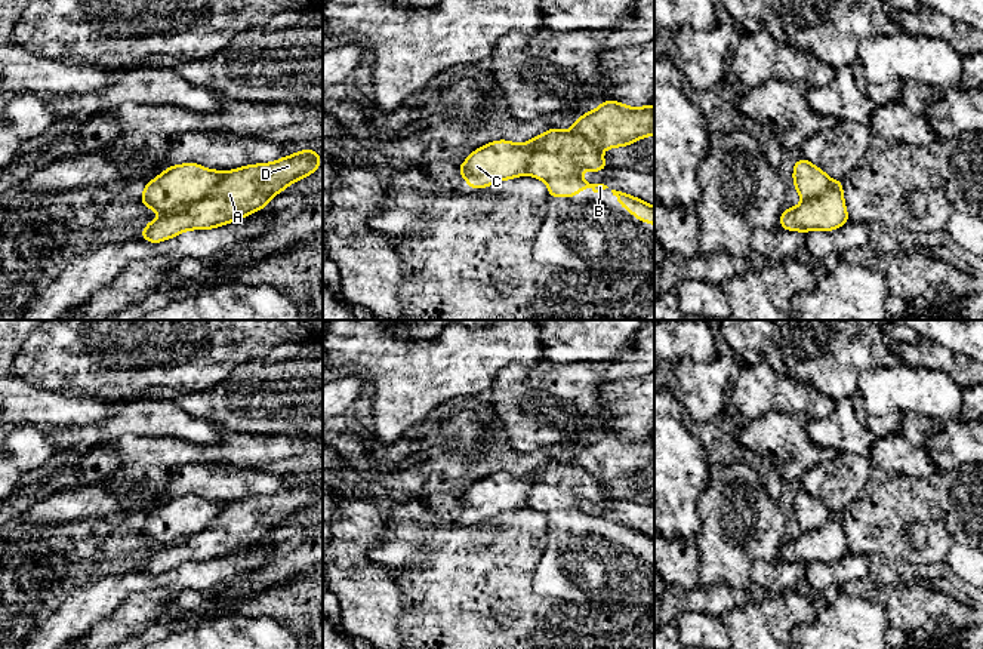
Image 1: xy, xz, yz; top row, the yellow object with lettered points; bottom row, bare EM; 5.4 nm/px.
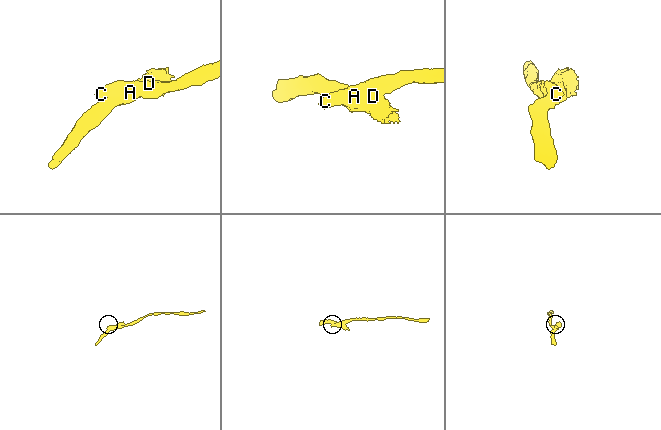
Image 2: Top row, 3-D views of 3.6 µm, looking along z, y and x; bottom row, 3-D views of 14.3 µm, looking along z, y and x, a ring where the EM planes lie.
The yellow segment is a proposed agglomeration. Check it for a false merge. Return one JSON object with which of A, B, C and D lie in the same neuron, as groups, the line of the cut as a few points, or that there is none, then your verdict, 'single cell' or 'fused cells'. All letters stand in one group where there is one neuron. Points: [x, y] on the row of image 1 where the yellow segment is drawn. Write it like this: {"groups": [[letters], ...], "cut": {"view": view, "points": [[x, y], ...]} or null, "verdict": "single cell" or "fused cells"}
{"groups": [["A", "B", "D"], ["C"]], "cut": {"view": "xy", "points": [[225, 172], [203, 197], [165, 215]]}, "verdict": "fused cells"}

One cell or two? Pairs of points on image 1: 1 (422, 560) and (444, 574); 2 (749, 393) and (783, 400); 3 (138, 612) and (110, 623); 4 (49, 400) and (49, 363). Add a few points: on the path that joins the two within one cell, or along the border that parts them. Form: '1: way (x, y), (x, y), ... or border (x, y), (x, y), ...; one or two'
1: border (428, 550), (428, 562), (424, 566), (393, 571); two
2: way (758, 393), (775, 393); one
3: way (131, 618), (117, 623); one
4: border (18, 375), (45, 388), (83, 394); two

